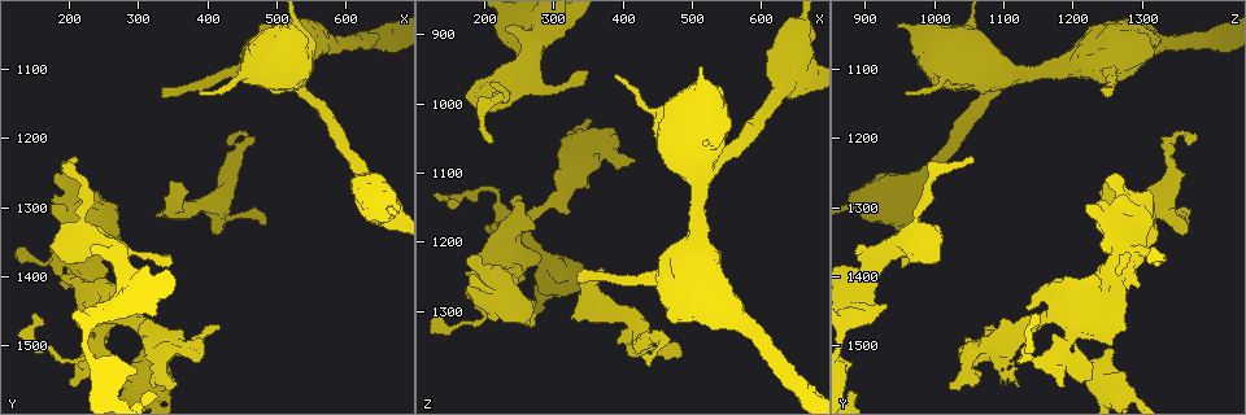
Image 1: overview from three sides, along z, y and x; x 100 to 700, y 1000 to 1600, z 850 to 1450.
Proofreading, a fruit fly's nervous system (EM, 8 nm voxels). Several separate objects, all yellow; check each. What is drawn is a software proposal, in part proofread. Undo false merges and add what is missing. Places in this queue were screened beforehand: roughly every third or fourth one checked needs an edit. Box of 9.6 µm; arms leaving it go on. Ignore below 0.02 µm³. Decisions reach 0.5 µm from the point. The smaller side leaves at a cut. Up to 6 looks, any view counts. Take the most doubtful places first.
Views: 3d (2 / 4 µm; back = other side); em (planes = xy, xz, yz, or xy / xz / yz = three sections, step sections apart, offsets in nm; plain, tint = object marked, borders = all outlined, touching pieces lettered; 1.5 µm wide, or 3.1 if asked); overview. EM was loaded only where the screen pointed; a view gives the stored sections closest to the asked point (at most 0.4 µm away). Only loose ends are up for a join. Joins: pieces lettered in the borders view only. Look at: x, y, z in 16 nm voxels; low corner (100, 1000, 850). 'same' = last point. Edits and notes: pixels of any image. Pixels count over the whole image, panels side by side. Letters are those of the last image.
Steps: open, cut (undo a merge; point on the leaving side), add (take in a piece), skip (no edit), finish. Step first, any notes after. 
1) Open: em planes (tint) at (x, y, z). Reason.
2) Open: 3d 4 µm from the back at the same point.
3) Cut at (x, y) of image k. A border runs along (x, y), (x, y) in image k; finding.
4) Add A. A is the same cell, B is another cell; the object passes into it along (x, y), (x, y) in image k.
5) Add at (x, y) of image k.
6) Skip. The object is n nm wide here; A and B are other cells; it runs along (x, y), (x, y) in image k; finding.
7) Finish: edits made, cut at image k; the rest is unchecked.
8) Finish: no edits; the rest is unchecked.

Open: em planes (borders) at (340, 1125, 1255). Free end.

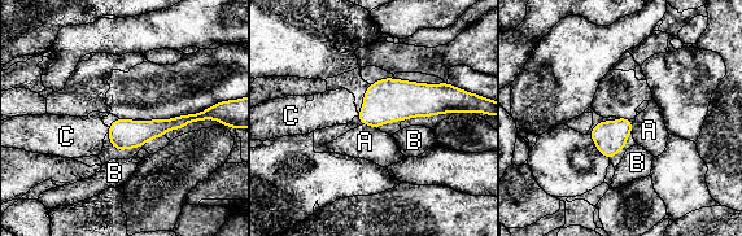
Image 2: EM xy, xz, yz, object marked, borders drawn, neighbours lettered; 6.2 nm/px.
Add at (70, 136) of image 2. The longest contact is with A, 80 nm; C is the same cell, A and B are other cells; the neuron continues.

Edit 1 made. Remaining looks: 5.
Open: overview.

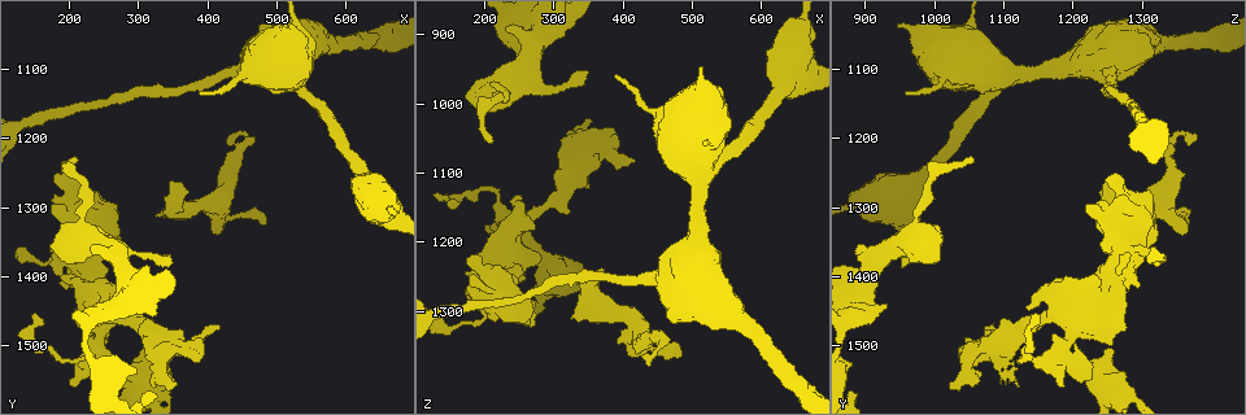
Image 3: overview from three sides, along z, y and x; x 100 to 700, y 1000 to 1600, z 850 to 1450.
Open: 3d 4 µm at (325, 1310, 1310). An open end.

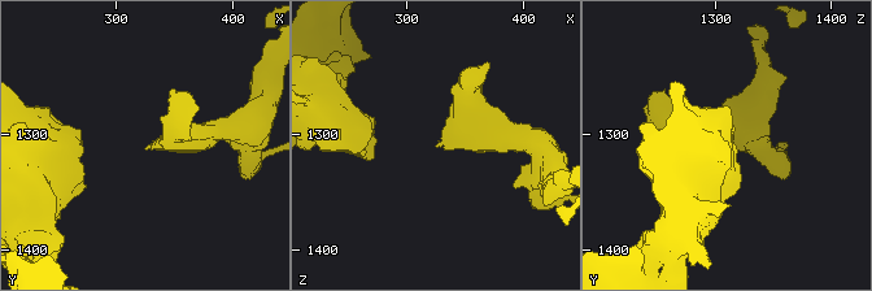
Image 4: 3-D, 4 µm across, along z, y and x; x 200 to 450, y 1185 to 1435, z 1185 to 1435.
Open: em planes (borders) at (328, 1312, 1310). Now the EM.

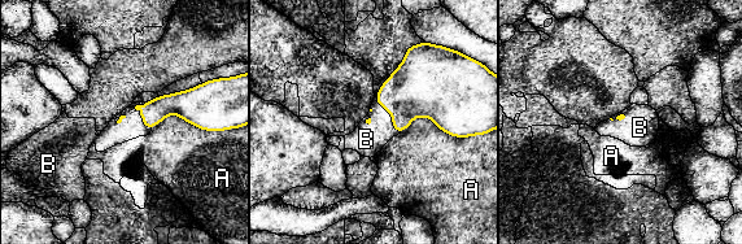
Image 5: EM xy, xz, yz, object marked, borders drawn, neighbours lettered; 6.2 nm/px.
Add at (366, 139) of image 5. B is the same cell, A is another cell; the object passes into it along (420, 86), (392, 114), (366, 139) in image 5; it goes on there.

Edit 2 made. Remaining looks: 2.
Finish: edits made, add at image 2, add at image 5; the rest is unchecked.

